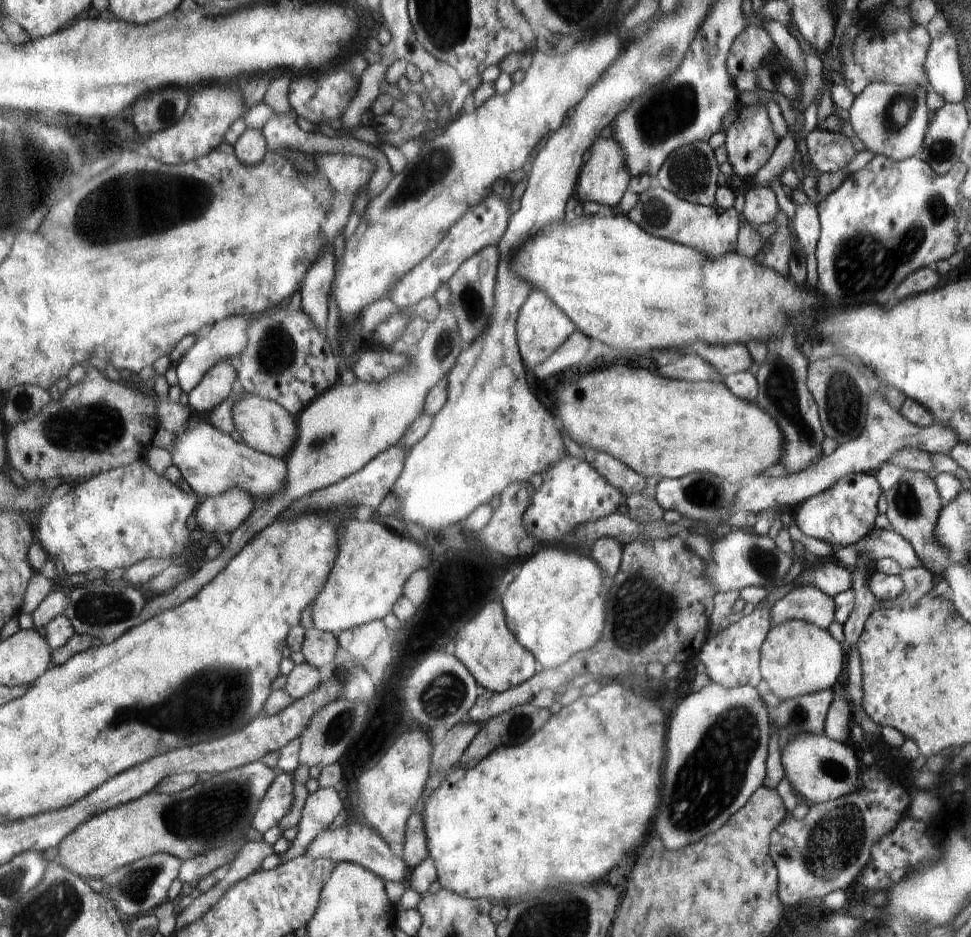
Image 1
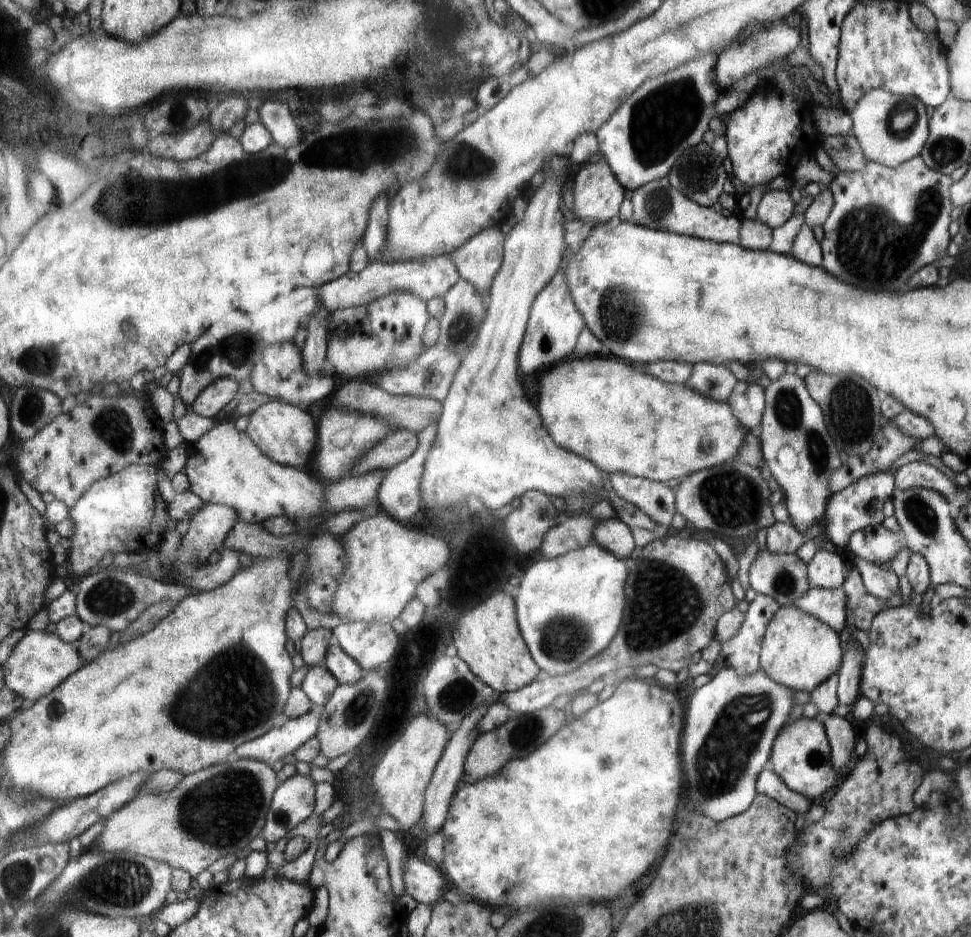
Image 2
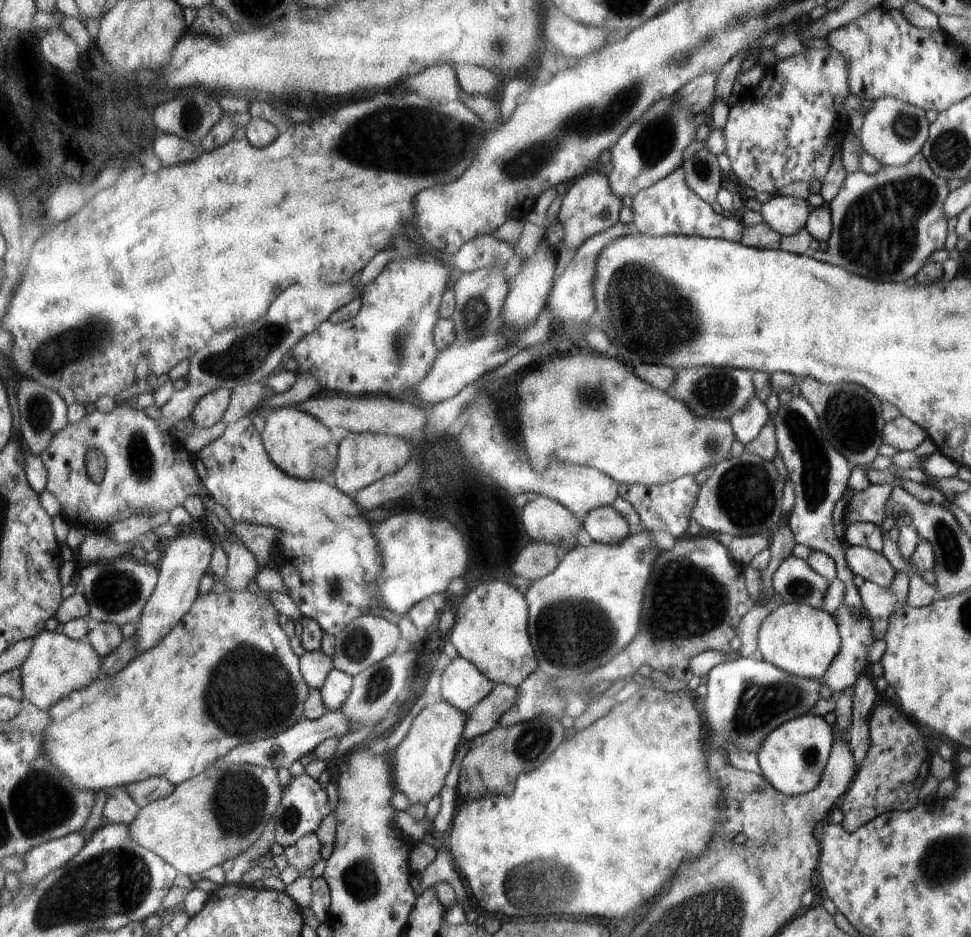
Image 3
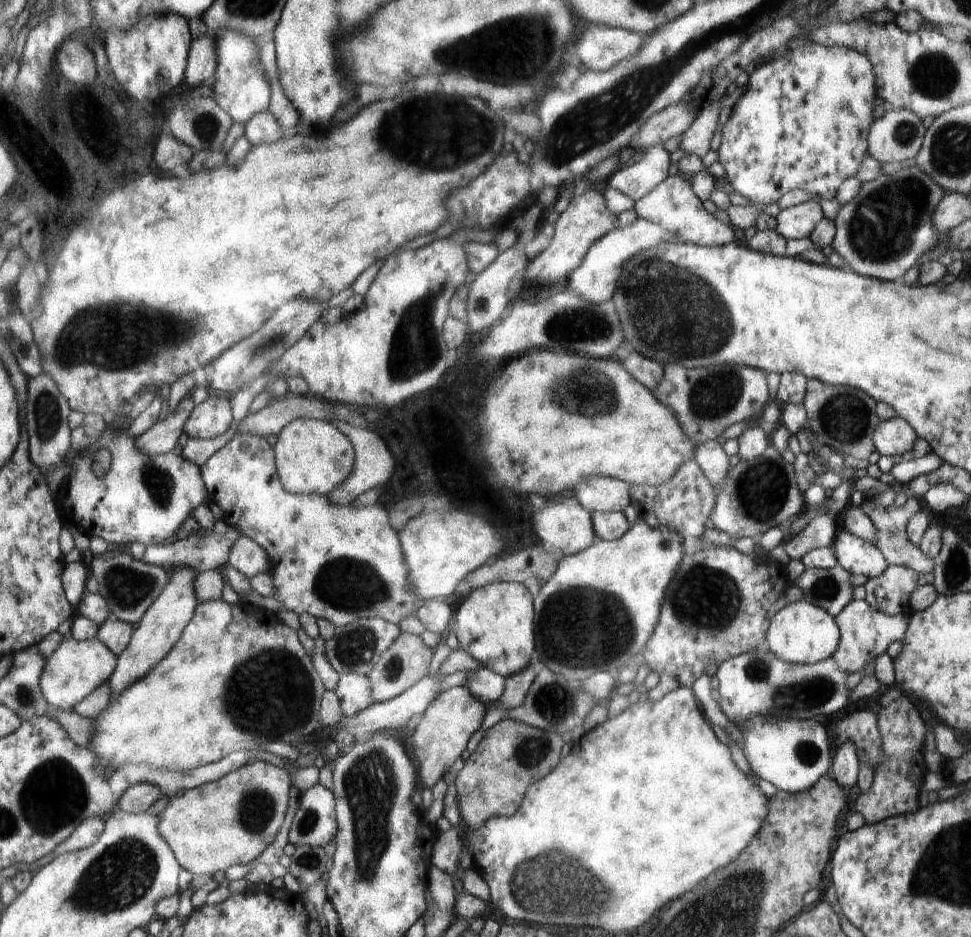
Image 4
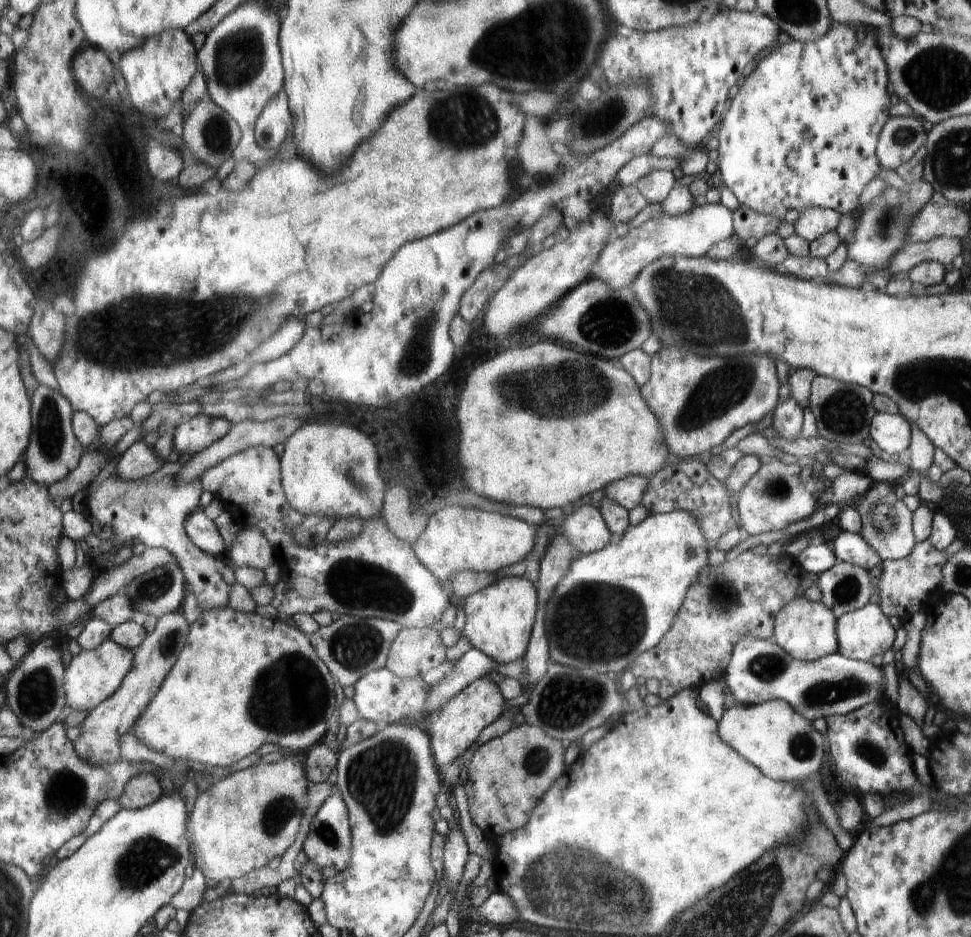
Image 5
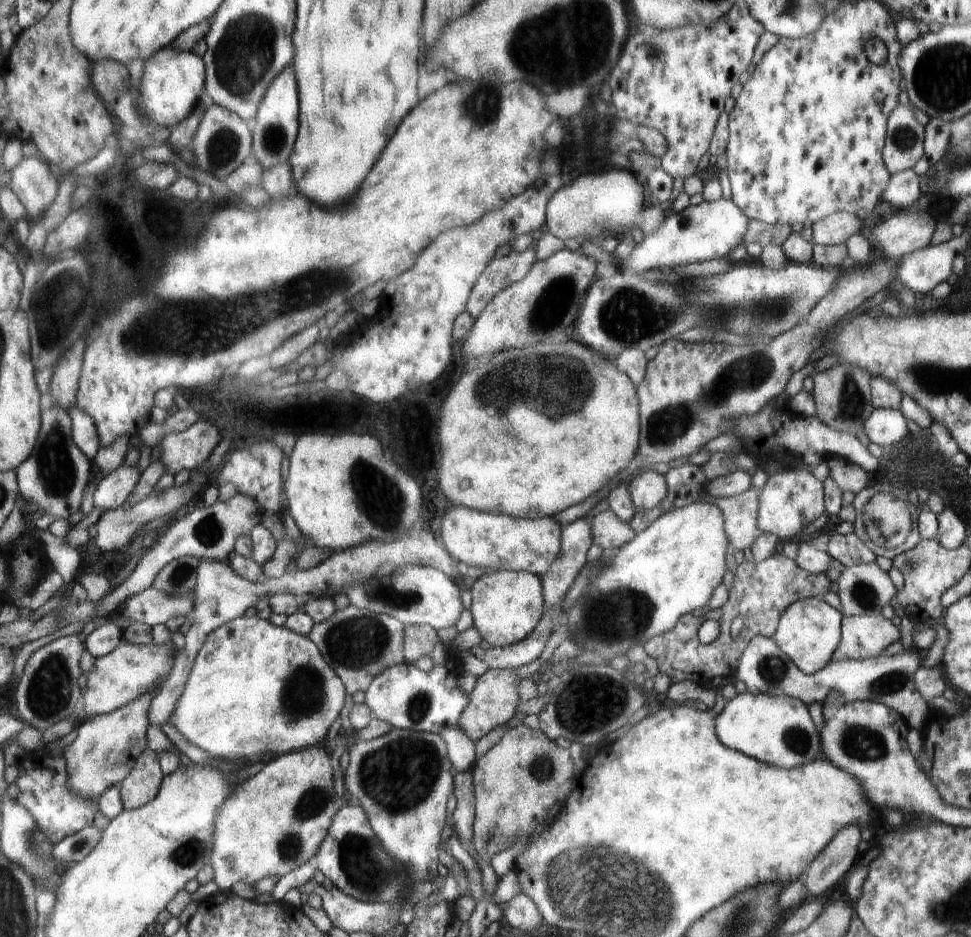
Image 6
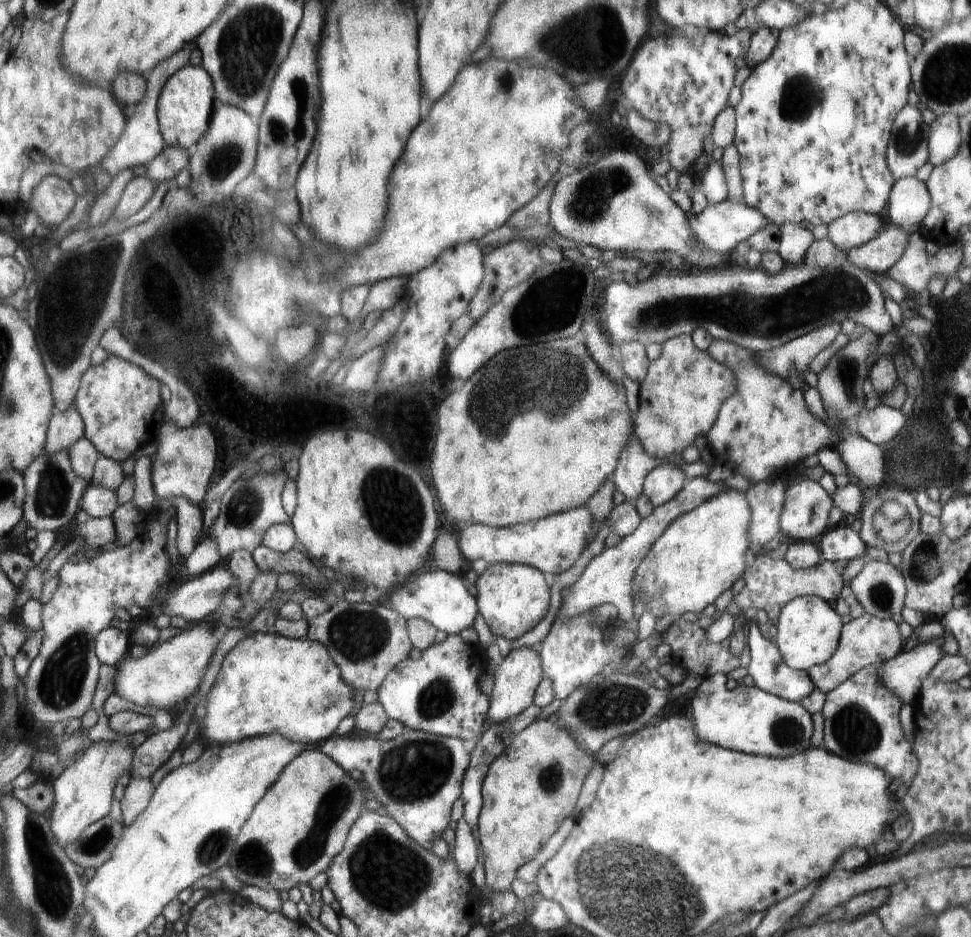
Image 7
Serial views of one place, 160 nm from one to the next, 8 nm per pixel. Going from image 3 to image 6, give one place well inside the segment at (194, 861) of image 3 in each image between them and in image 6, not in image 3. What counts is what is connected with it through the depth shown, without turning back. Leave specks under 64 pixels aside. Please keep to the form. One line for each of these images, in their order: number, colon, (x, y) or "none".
4: (213, 827)
5: (244, 820)
6: (278, 819)

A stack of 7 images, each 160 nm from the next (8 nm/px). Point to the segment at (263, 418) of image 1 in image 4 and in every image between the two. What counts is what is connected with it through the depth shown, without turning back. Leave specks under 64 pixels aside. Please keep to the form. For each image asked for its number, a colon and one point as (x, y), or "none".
2: (286, 433)
3: (301, 446)
4: (313, 456)

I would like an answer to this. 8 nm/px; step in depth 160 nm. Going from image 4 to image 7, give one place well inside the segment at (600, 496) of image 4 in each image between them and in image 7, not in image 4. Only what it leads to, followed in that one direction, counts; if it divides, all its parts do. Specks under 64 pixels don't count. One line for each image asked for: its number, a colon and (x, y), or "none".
5: (628, 491)
6: (648, 490)
7: (663, 483)

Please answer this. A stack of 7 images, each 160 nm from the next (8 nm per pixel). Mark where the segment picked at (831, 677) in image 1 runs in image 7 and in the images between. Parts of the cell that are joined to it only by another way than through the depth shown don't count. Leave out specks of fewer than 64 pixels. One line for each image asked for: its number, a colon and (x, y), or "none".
2: (799, 651)
3: (801, 640)
4: (802, 632)
5: (806, 630)
6: (809, 632)
7: (809, 630)

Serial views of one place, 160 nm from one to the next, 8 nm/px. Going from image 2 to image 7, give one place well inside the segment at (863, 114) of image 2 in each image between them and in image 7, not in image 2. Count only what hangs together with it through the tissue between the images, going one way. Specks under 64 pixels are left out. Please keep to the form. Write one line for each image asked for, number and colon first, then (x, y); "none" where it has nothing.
3: (894, 132)
4: (898, 136)
5: (901, 137)
6: (903, 144)
7: (907, 150)

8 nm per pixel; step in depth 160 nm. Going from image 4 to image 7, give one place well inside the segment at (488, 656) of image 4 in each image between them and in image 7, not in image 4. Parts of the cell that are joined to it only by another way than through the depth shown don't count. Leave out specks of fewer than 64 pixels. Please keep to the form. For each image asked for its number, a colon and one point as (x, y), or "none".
5: (499, 618)
6: (506, 607)
7: (513, 598)

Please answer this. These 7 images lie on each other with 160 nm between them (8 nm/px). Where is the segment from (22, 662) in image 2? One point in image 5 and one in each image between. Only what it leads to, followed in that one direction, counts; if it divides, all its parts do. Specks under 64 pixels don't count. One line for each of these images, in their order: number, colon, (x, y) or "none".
3: (59, 666)
4: (78, 668)
5: (93, 677)

